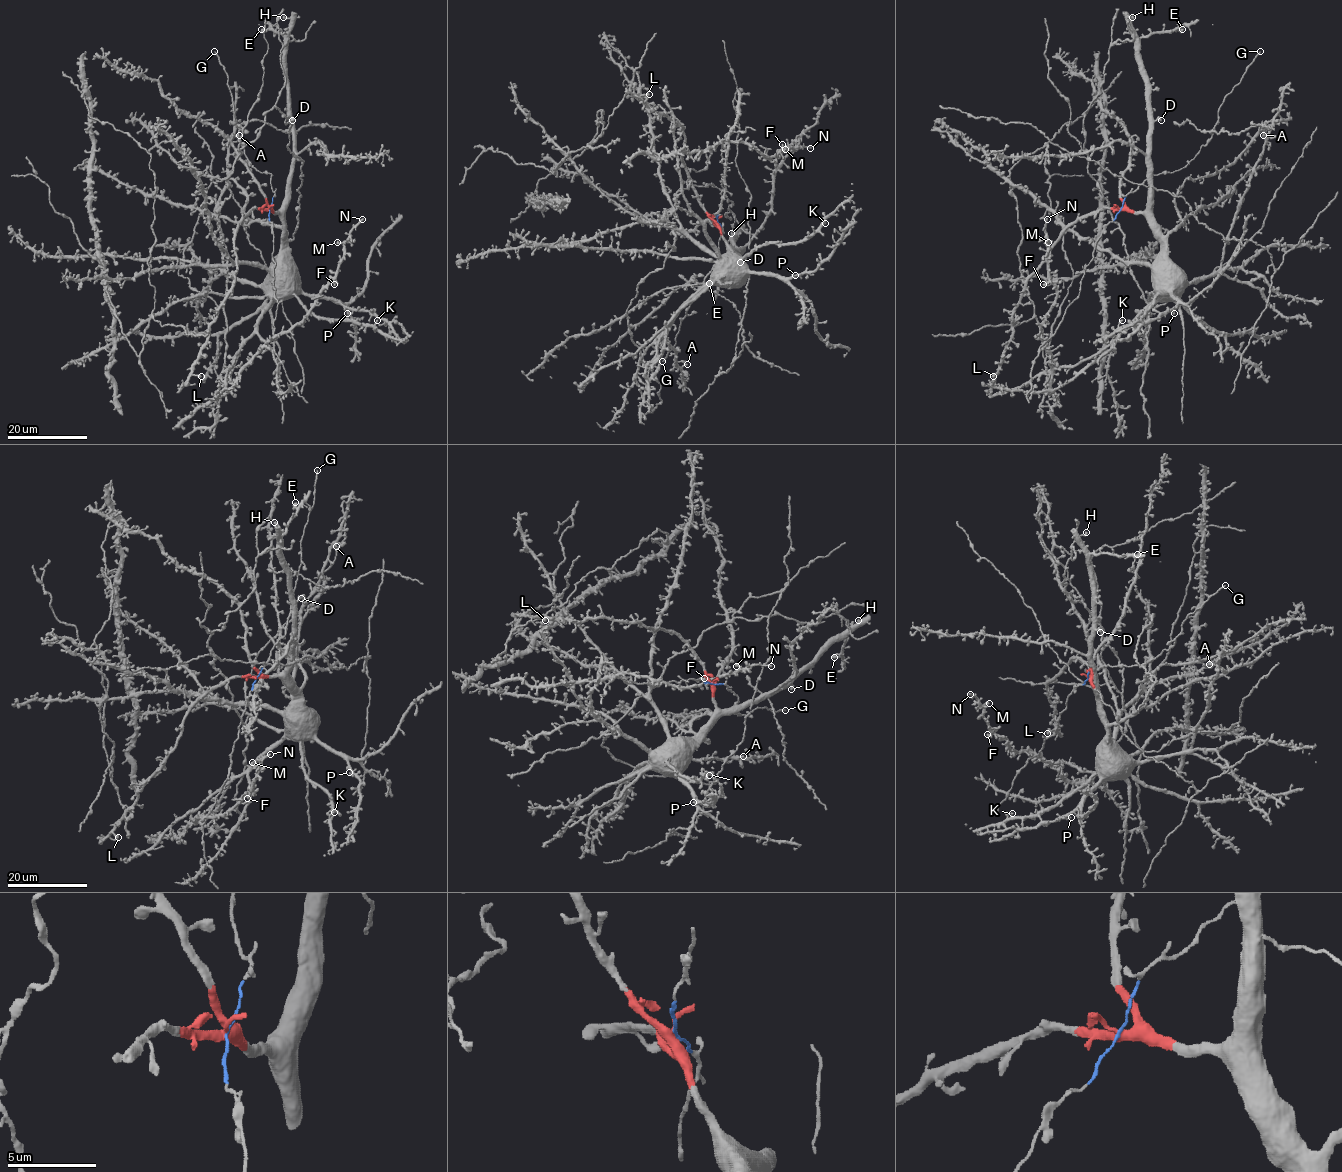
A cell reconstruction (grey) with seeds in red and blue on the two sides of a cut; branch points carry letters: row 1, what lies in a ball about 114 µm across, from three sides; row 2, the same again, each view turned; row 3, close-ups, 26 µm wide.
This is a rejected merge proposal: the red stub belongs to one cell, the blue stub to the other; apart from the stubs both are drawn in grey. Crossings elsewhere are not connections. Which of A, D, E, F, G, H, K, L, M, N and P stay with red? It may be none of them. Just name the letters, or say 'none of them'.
A, D, E, H, K, L, P

